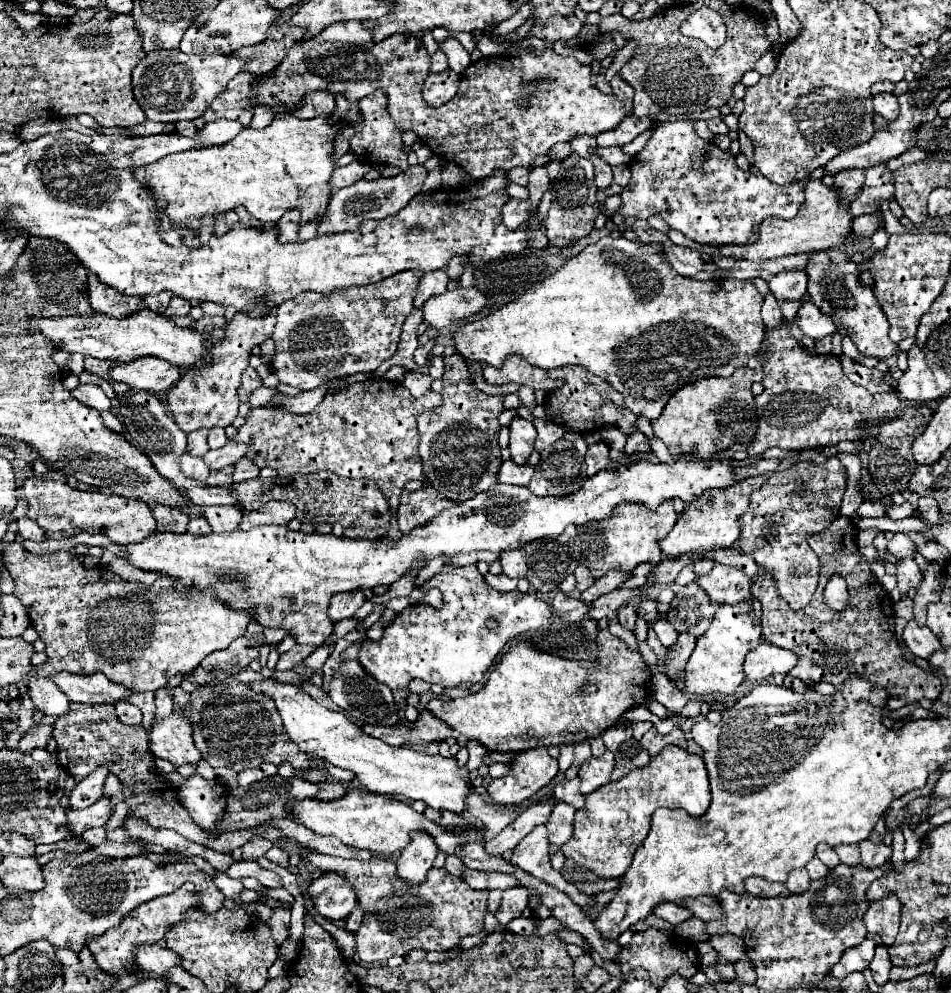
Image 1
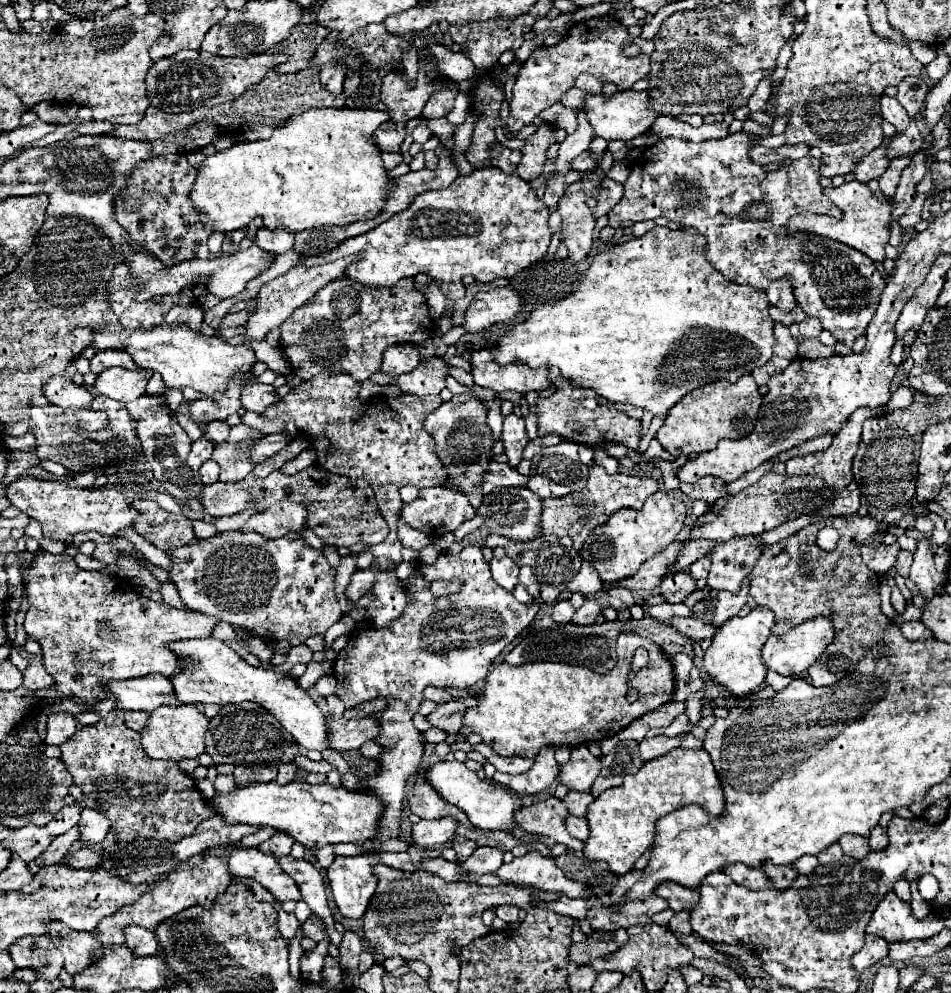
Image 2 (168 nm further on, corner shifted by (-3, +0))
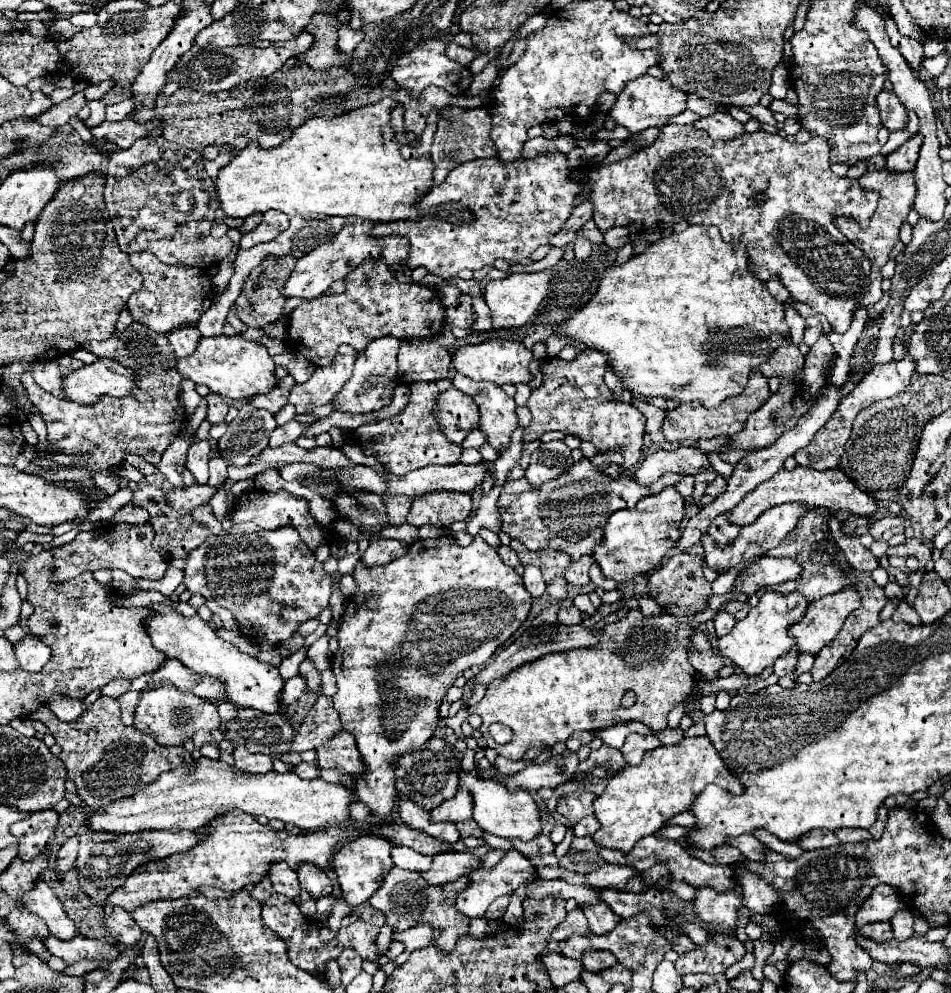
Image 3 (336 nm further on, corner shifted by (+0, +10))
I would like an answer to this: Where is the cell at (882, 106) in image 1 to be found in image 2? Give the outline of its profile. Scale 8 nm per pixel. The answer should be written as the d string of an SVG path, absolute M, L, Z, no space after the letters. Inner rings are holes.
M882 96L880 104L882 104L882 118L886 122L890 122L898 132L904 132L910 124L910 118L908 118L908 114L904 114L904 108L896 102L896 98Z

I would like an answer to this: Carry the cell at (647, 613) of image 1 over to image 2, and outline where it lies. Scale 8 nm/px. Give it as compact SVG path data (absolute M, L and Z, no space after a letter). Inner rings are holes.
M674 618L674 628L684 634L690 636L694 640L704 640L704 638L712 638L718 630L718 626L712 626L700 618Z

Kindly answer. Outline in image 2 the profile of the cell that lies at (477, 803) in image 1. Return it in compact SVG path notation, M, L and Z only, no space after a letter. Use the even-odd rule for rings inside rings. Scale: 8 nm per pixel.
M546 798L538 804L526 806L526 810L520 812L520 826L530 834L544 834L554 842L566 844L570 850L584 850L584 842L568 834L564 824L566 816L568 816L568 810L562 800Z

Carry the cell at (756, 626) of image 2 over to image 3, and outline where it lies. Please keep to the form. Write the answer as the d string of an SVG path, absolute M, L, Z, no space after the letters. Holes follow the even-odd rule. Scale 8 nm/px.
M767 590L757 608L751 608L749 614L733 626L733 630L727 636L717 638L717 650L729 658L743 674L747 676L759 676L767 666L773 666L773 662L787 654L793 648L793 638L787 634L787 626L797 622L803 612L807 610L807 600L803 594L793 592L789 596L775 594Z

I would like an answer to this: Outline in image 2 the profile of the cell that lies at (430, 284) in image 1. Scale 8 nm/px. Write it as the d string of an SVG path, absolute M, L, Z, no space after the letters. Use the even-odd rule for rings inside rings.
M438 282L440 284L440 290L450 298L450 300L460 300L460 298L464 298L464 294L466 294L466 286L462 284L462 282L452 282L452 284L444 284L444 282Z

